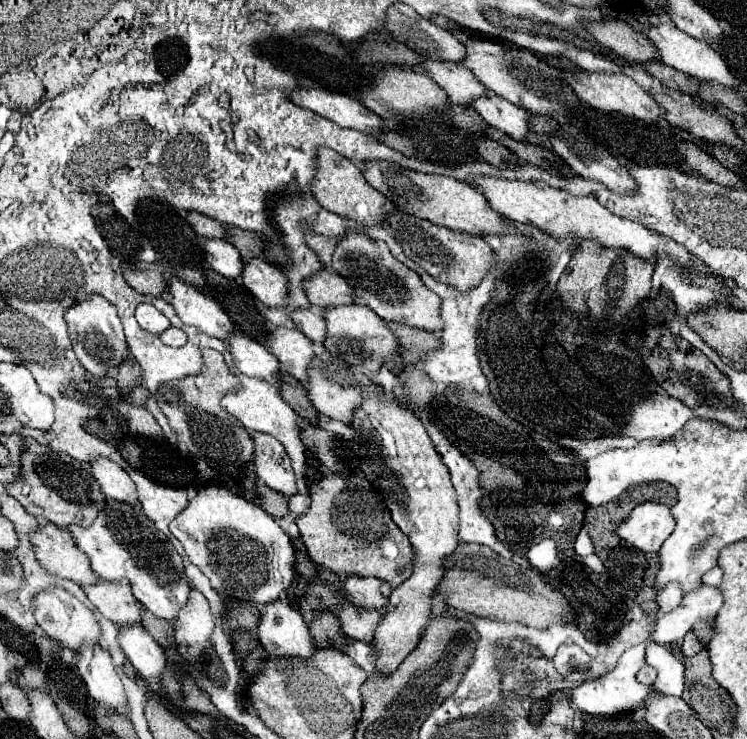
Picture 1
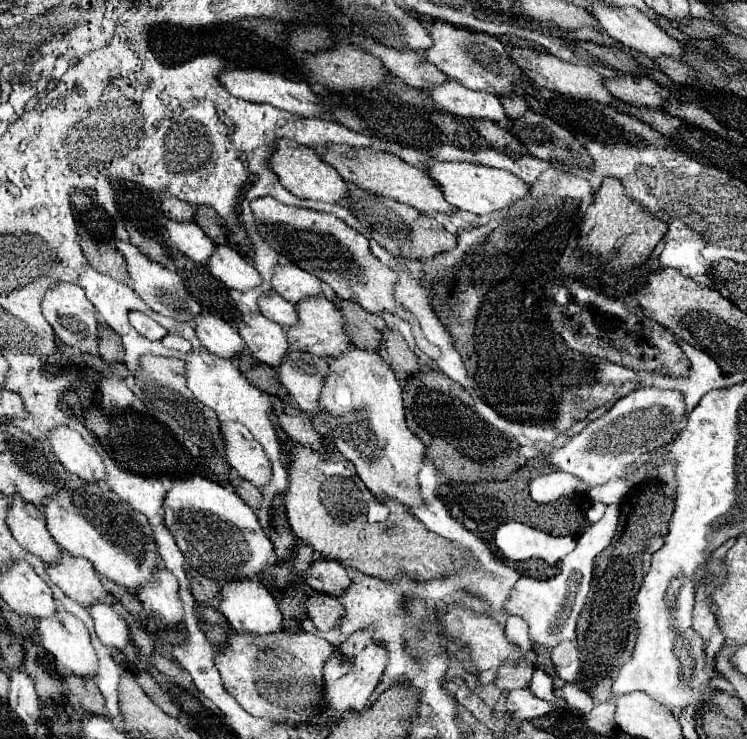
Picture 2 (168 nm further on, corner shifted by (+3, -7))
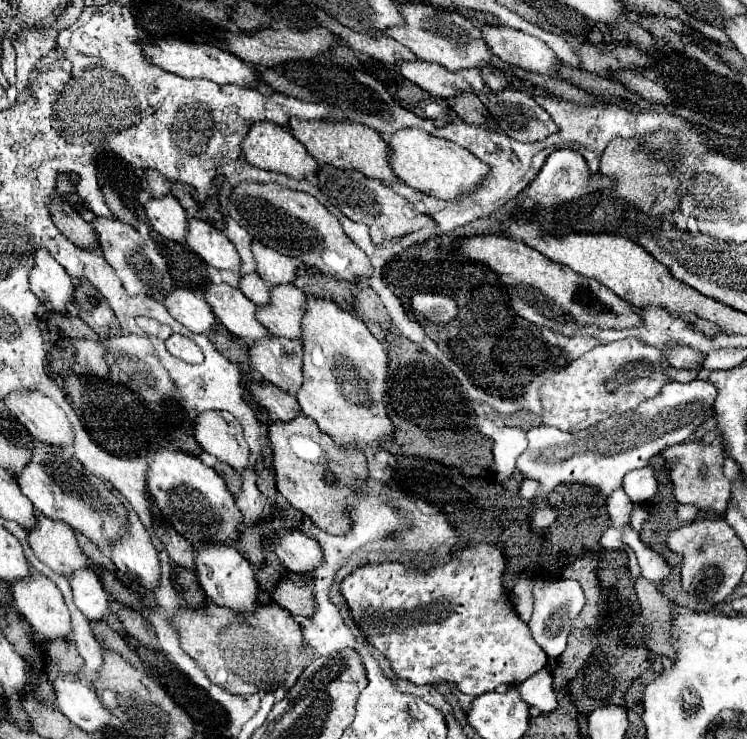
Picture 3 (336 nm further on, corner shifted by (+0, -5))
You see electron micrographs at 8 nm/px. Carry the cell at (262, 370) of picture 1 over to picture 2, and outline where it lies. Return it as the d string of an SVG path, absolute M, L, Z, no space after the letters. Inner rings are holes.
M201 312L193 320L193 328L195 328L197 338L203 342L203 346L209 352L215 352L217 356L237 358L237 354L243 352L243 348L245 348L243 340L239 340L237 330L215 314Z

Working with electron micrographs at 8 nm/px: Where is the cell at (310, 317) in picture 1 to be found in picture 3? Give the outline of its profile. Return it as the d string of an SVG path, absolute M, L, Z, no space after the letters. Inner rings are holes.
M246 274L240 282L240 290L254 302L254 304L268 304L270 300L270 286L258 278L258 274Z

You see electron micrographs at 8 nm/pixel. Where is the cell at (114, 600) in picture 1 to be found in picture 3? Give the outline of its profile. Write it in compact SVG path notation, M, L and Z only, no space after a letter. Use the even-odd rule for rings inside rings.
M38 514L38 526L28 532L30 546L40 562L50 566L60 576L70 578L74 570L94 570L94 564L82 554L74 530L62 522Z

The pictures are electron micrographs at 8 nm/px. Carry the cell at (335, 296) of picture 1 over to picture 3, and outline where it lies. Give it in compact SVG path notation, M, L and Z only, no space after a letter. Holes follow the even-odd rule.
M256 242L252 244L252 252L256 258L256 270L258 276L270 284L270 286L280 286L280 284L292 284L296 280L296 270L298 264L294 258L282 256L272 248L266 248L264 244Z

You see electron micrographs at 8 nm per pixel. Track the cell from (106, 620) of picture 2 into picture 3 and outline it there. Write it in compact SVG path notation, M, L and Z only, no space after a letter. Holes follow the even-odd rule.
M78 570L70 580L72 592L74 592L74 604L80 608L80 612L92 620L100 622L110 616L110 600L108 592L104 590L102 582L92 570Z

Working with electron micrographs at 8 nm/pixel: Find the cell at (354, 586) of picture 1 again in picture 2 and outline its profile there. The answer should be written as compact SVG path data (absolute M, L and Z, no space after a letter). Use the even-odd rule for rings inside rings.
M313 556L313 562L309 566L309 570L303 574L305 584L309 584L313 590L323 590L327 594L339 594L343 588L349 588L349 574L345 572L345 568L335 562L335 560L327 560L323 556Z

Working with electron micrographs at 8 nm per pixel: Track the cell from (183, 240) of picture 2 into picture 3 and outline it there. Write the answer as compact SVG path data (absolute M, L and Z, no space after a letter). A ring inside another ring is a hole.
M174 196L150 198L146 202L146 214L158 234L172 242L186 242L188 214Z

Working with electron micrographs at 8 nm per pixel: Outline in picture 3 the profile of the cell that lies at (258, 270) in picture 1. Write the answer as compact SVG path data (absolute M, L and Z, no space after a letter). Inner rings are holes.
M190 218L188 246L212 268L240 272L240 256L234 244L208 222Z

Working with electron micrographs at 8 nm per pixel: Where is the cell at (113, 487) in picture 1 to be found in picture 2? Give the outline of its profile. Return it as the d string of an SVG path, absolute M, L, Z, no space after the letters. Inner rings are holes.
M57 426L49 434L49 444L57 460L73 474L77 474L81 480L97 482L101 484L105 478L105 468L101 456L95 452L93 446L89 446L83 436L69 428L69 426Z

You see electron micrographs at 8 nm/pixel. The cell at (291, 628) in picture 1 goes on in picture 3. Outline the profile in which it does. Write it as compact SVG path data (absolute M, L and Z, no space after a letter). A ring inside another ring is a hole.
M202 546L202 550L196 552L196 566L198 566L198 570L196 570L198 582L214 604L226 606L234 612L254 612L260 606L258 572L232 546Z

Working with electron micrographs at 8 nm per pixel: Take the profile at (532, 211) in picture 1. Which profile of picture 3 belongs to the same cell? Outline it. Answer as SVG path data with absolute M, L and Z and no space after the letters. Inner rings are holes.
M398 130L388 140L392 148L392 170L396 176L416 190L422 190L434 198L442 198L446 202L458 202L462 196L472 196L476 188L490 176L490 166L476 158L466 148L436 138L424 130Z

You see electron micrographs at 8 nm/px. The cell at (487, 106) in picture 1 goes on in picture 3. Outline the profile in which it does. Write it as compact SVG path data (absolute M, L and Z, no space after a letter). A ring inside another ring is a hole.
M404 62L400 68L400 74L420 86L422 90L430 92L436 98L452 98L458 92L470 92L470 94L482 94L486 90L486 84L478 70L462 70L462 72L448 72L444 66L434 62Z

